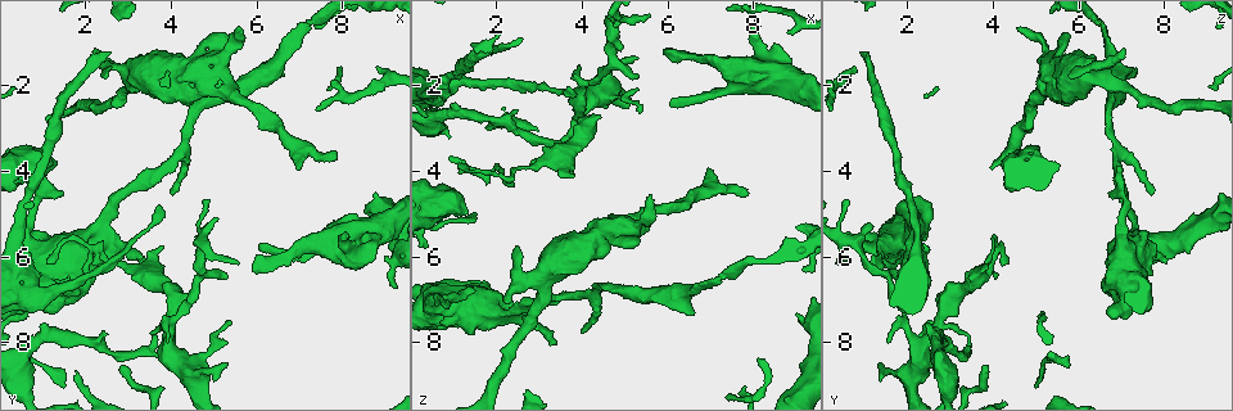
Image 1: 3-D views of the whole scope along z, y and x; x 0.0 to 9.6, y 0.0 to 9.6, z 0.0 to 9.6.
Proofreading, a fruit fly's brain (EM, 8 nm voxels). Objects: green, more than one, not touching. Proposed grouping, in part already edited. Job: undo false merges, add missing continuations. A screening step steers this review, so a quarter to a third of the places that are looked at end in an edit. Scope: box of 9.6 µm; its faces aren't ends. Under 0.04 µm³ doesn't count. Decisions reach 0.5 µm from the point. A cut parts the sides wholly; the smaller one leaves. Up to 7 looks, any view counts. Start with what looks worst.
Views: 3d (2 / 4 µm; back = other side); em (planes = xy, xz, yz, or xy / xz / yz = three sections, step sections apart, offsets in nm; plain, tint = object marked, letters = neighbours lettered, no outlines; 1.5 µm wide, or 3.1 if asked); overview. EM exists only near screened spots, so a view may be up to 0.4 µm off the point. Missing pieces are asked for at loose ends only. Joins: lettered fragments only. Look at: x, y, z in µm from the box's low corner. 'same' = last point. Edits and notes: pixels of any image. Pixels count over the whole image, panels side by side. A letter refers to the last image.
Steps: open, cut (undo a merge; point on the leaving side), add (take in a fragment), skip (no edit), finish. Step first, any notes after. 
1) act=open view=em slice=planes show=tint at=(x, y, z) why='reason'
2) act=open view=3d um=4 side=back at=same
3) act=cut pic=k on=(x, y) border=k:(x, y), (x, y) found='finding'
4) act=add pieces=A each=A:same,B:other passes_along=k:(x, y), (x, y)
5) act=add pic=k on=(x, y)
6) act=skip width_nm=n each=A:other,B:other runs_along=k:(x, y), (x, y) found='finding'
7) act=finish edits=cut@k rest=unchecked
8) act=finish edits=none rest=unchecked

act=open view=3d um=2 at=(5.90, 6.40, 1.15)

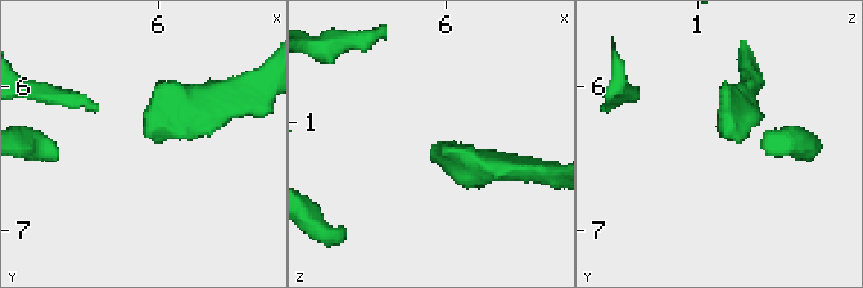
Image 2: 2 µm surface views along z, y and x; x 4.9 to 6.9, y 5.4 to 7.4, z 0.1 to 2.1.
act=open view=em slice=yz step=4 show=tint at=(5.92, 6.36, 1.18)

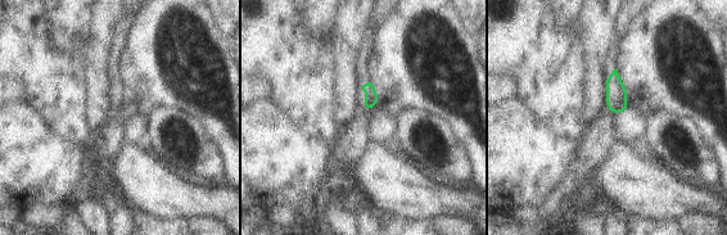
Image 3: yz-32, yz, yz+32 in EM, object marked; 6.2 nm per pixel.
act=open view=em slice=yz step=4 show=letters at=same why='what lies round it'

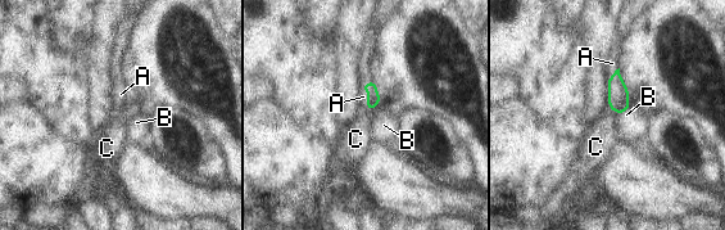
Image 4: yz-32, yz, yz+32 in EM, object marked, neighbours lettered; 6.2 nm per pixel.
act=add pieces=A each=A:same,B:other,C:other passes_along=4:(374, 98), (367, 93), (363, 97) found='the neuron continues'

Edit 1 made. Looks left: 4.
act=open view=overview

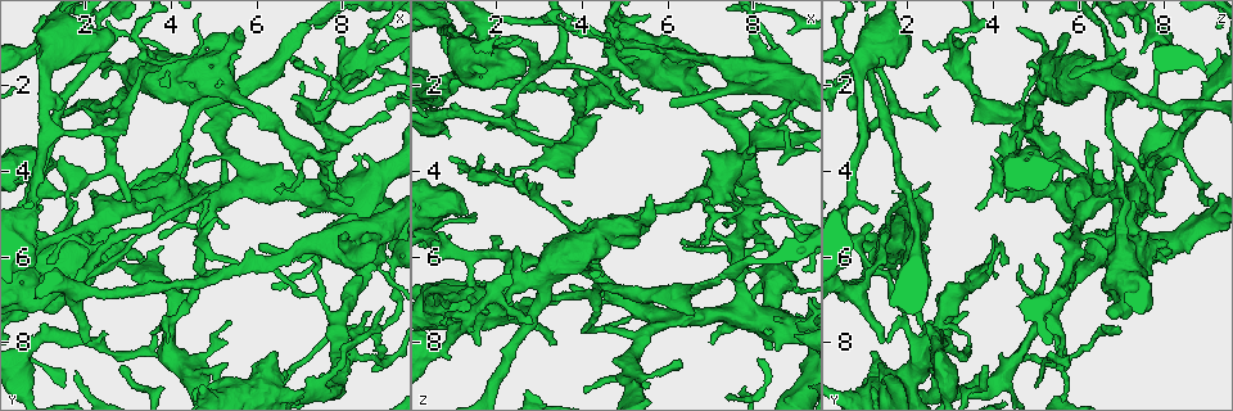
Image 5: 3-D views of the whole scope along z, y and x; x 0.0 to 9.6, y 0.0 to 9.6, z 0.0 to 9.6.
act=open view=3d um=2 at=(2.05, 8.10, 1.45) why='free end'

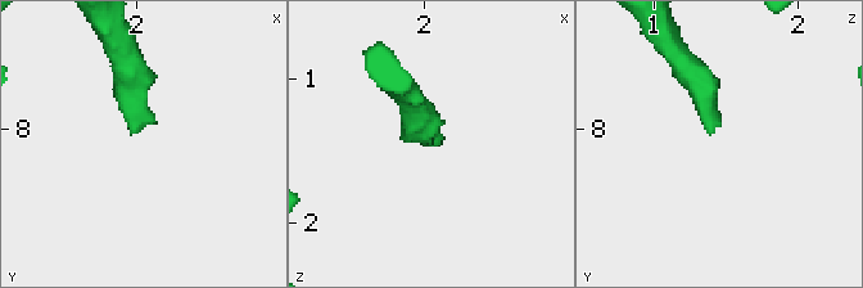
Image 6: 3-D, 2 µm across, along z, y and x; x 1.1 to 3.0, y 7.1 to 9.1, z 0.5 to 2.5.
act=open view=em slice=xy step=4 show=letters at=(2.00, 8.04, 1.40)

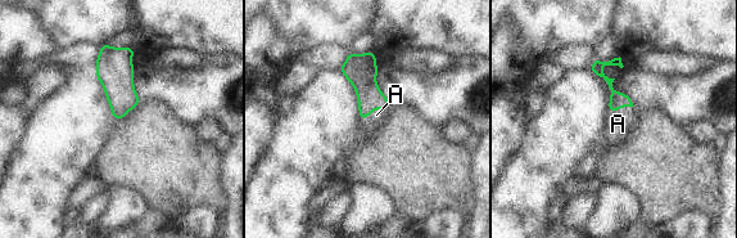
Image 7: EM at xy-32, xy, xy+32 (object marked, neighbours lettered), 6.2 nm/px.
act=open view=em slice=planes show=letters at=same why='another direction'

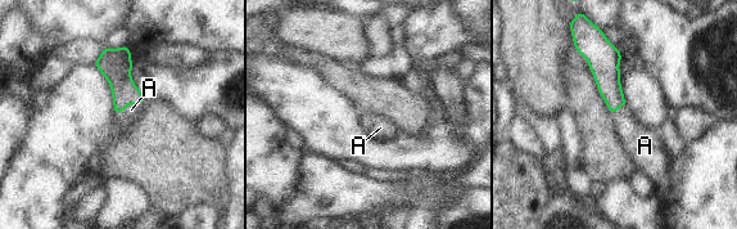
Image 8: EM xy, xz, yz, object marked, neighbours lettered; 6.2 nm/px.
act=add pieces=A longest_contact=A:180nm each=A:same passes_along=8:(116, 66), (129, 103), (131, 109) found='it goes on there'

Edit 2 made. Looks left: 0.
act=finish edits=add@4,add@8 rest=unchecked

